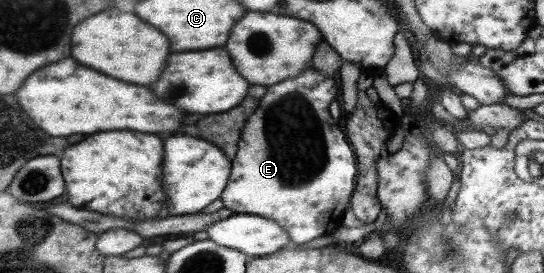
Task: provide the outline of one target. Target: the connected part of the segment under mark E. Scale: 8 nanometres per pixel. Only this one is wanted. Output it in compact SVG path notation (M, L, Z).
M307 68L297 78L269 86L259 100L259 108L245 122L235 158L232 176L221 200L234 214L255 214L273 219L290 236L292 246L301 246L319 236L333 235L343 220L357 184L357 160L345 132L329 114L331 100L337 100L339 86L335 77Z

